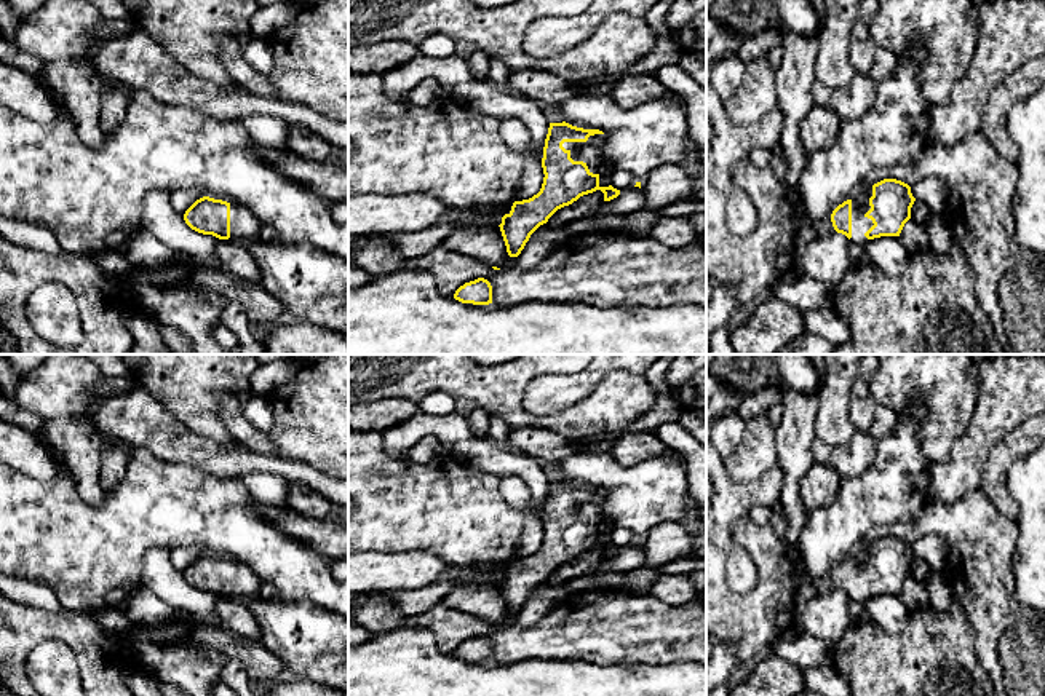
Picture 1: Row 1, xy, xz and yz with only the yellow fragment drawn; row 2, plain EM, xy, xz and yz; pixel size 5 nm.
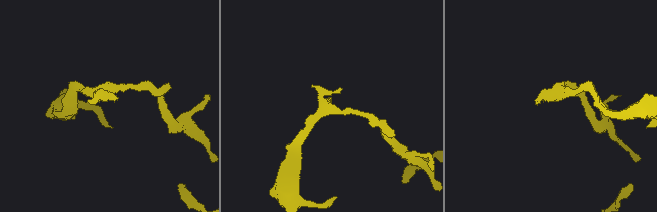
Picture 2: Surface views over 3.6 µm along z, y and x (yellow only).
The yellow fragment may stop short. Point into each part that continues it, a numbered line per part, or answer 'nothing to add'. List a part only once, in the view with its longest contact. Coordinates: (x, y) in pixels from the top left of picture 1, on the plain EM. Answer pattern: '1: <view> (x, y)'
1: xz (590, 510)

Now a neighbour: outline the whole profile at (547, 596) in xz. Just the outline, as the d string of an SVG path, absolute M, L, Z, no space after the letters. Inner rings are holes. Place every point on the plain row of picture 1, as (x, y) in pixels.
M548 581L540 583L518 613L516 624L522 627L537 624L542 616L567 597L569 592L564 584L551 584Z

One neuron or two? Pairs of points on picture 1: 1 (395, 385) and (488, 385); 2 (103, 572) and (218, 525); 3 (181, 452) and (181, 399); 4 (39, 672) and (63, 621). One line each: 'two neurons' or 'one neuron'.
1: one neuron
2: one neuron
3: two neurons
4: two neurons

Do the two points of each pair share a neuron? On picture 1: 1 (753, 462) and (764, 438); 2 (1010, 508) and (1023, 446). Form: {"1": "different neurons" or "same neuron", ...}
{"1": "same neuron", "2": "same neuron"}

